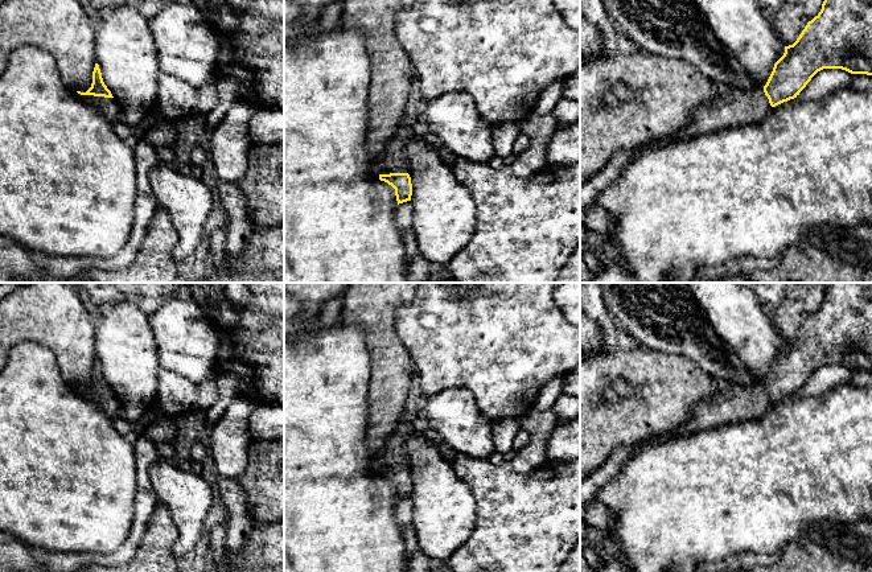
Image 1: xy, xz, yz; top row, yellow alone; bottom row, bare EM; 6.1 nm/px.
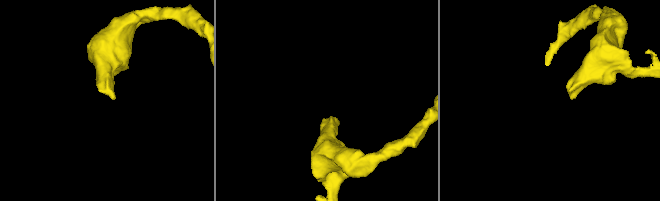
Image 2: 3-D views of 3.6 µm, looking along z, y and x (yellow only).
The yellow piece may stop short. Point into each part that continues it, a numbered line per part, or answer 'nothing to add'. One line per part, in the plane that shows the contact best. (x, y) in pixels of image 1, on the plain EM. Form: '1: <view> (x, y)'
1: xy (108, 403)

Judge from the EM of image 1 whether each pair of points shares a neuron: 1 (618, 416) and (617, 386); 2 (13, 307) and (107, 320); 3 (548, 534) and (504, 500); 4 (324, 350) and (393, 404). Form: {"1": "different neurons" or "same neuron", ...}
{"1": "different neurons", "2": "different neurons", "3": "same neuron", "4": "different neurons"}

